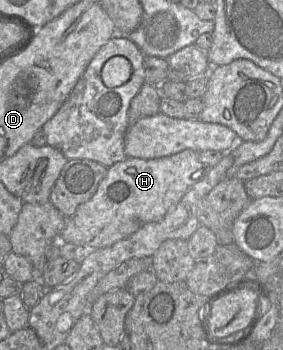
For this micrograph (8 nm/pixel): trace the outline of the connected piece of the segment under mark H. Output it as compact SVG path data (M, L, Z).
M185 149L171 156L140 159L127 157L125 160L108 167L107 175L100 182L96 193L82 203L75 214L67 218L65 226L59 233L61 243L74 243L87 249L98 249L113 245L128 238L142 226L160 221L183 198L186 192L200 181L209 168L199 160L198 152Z

